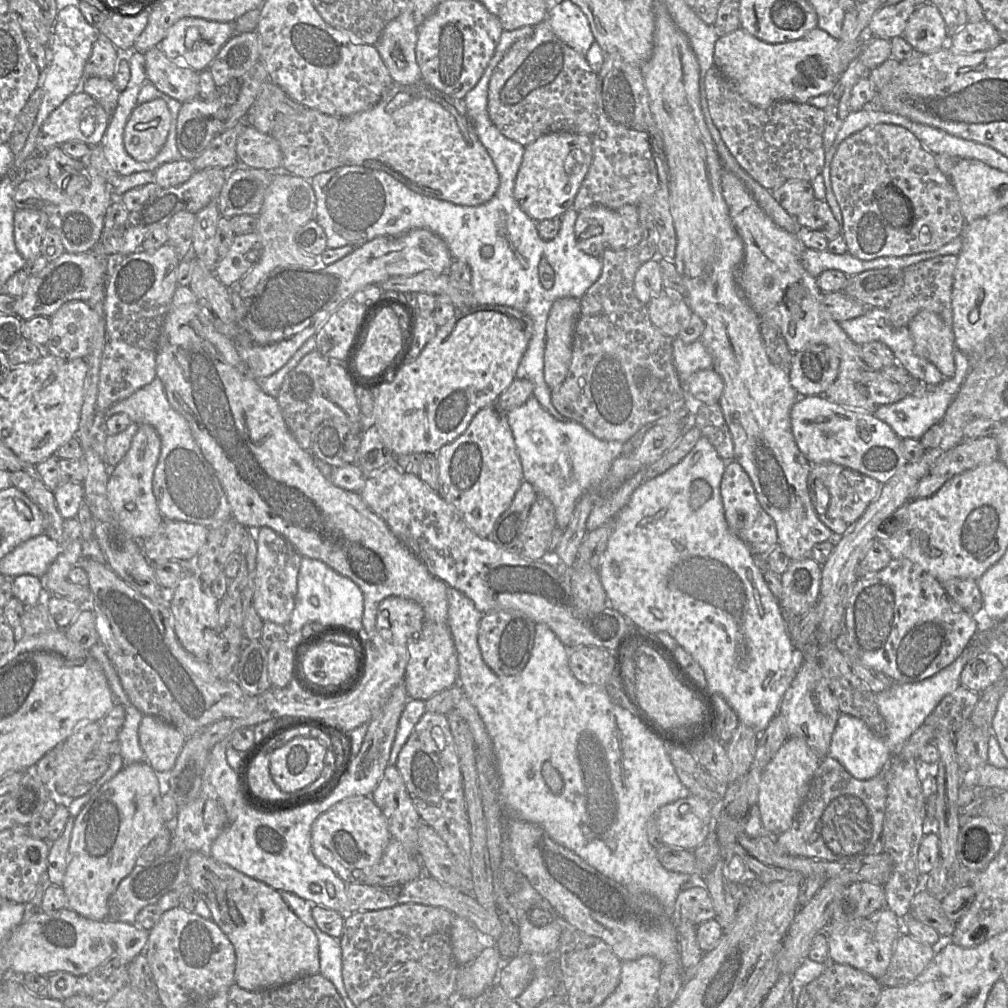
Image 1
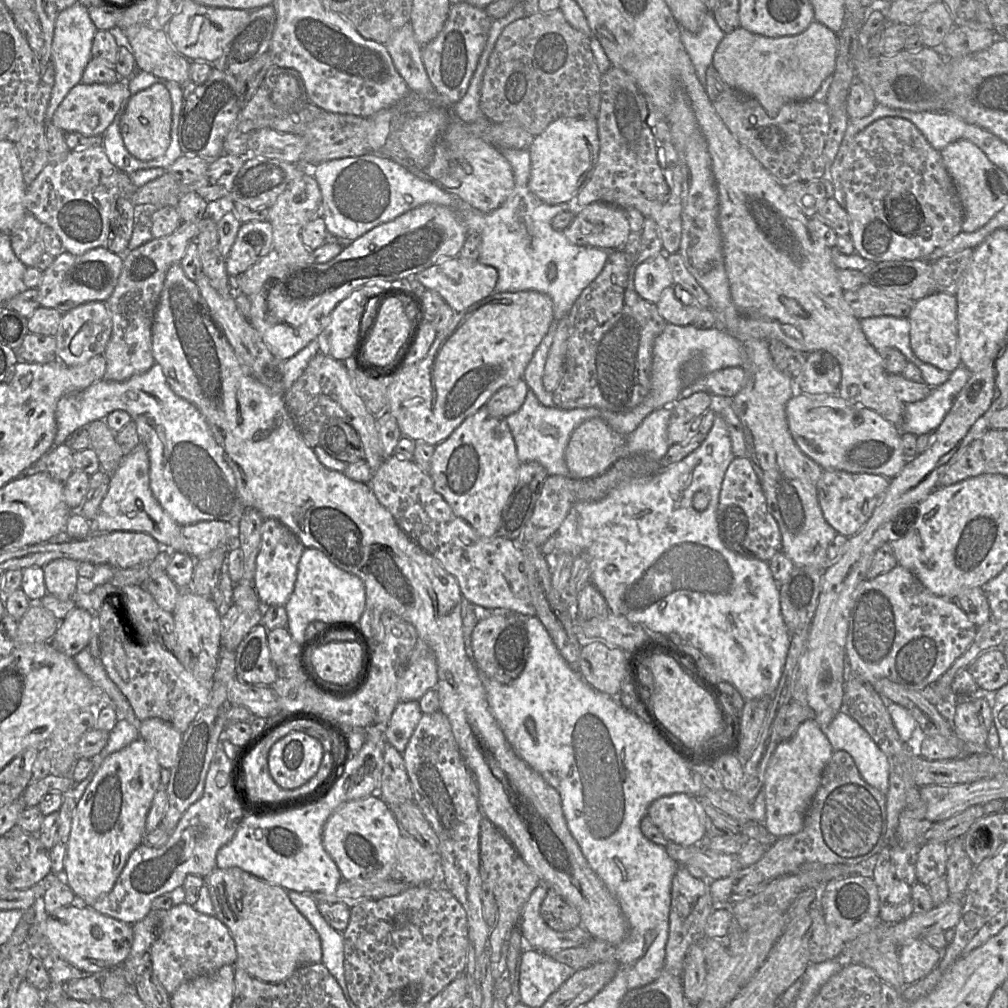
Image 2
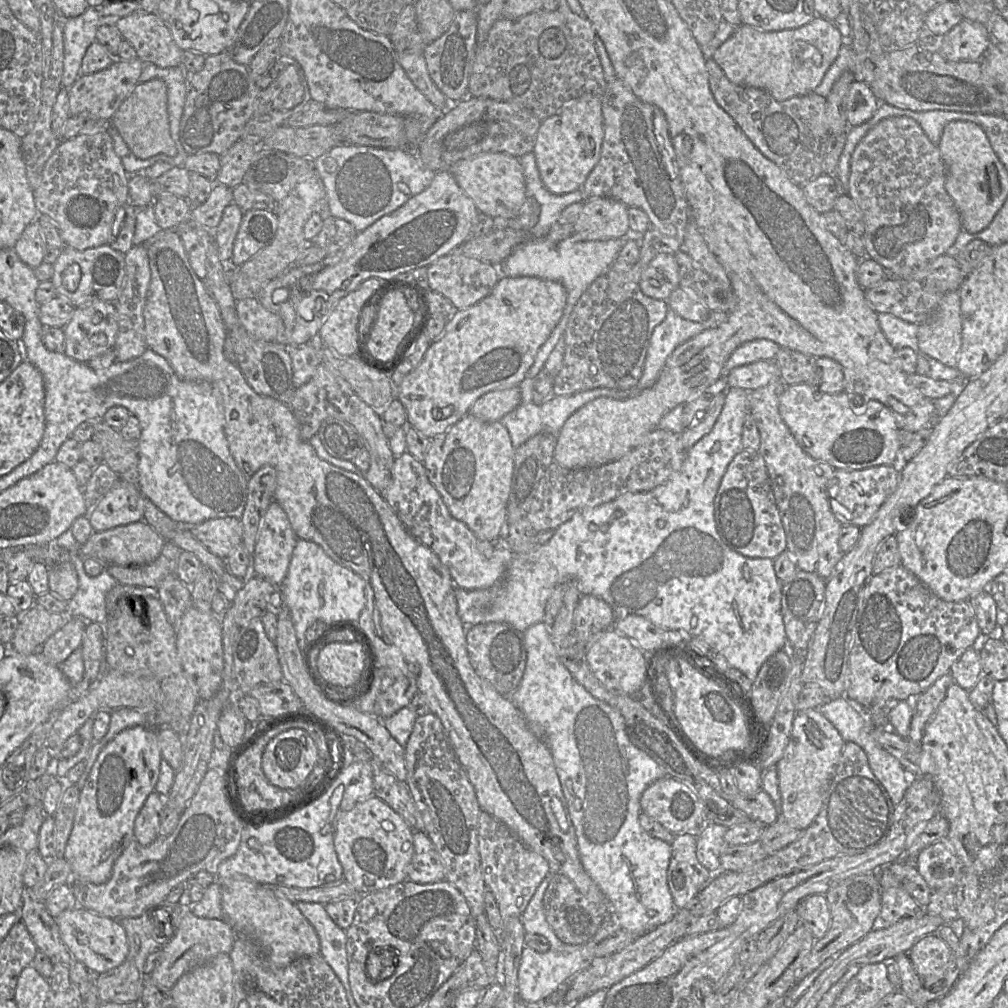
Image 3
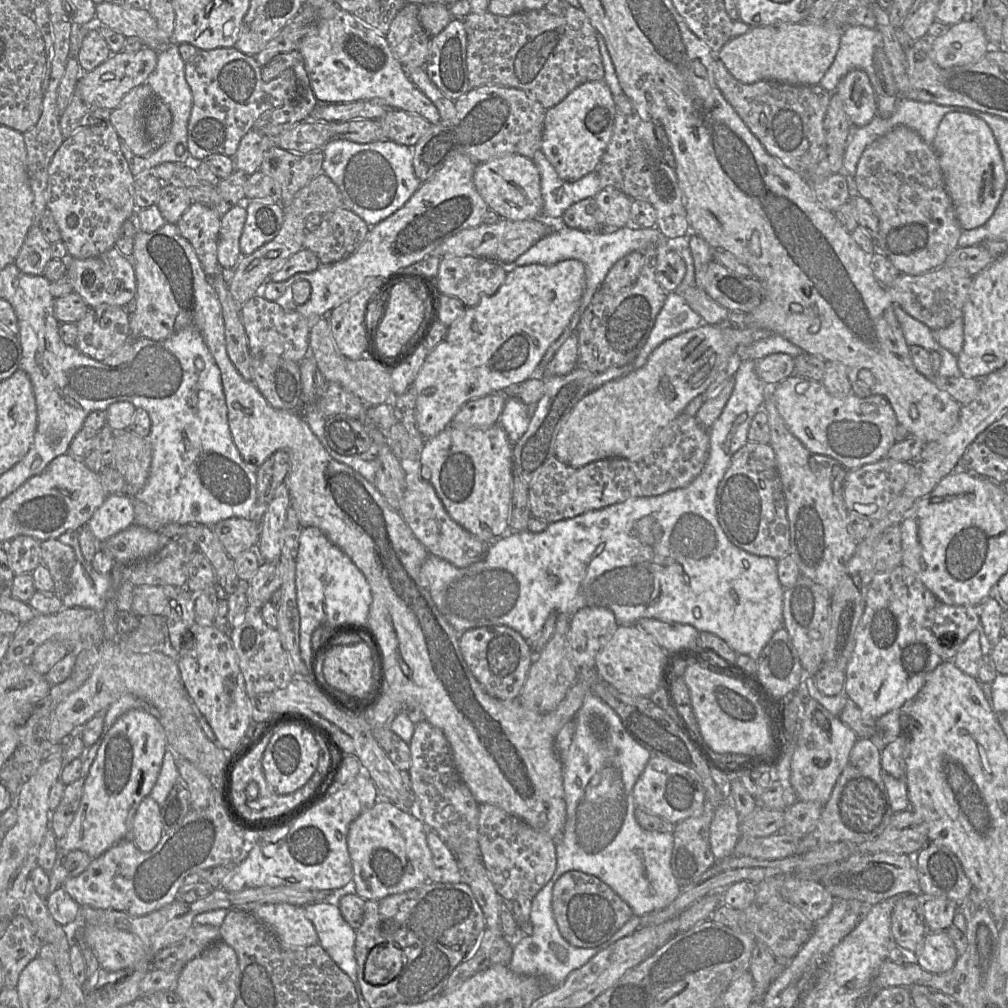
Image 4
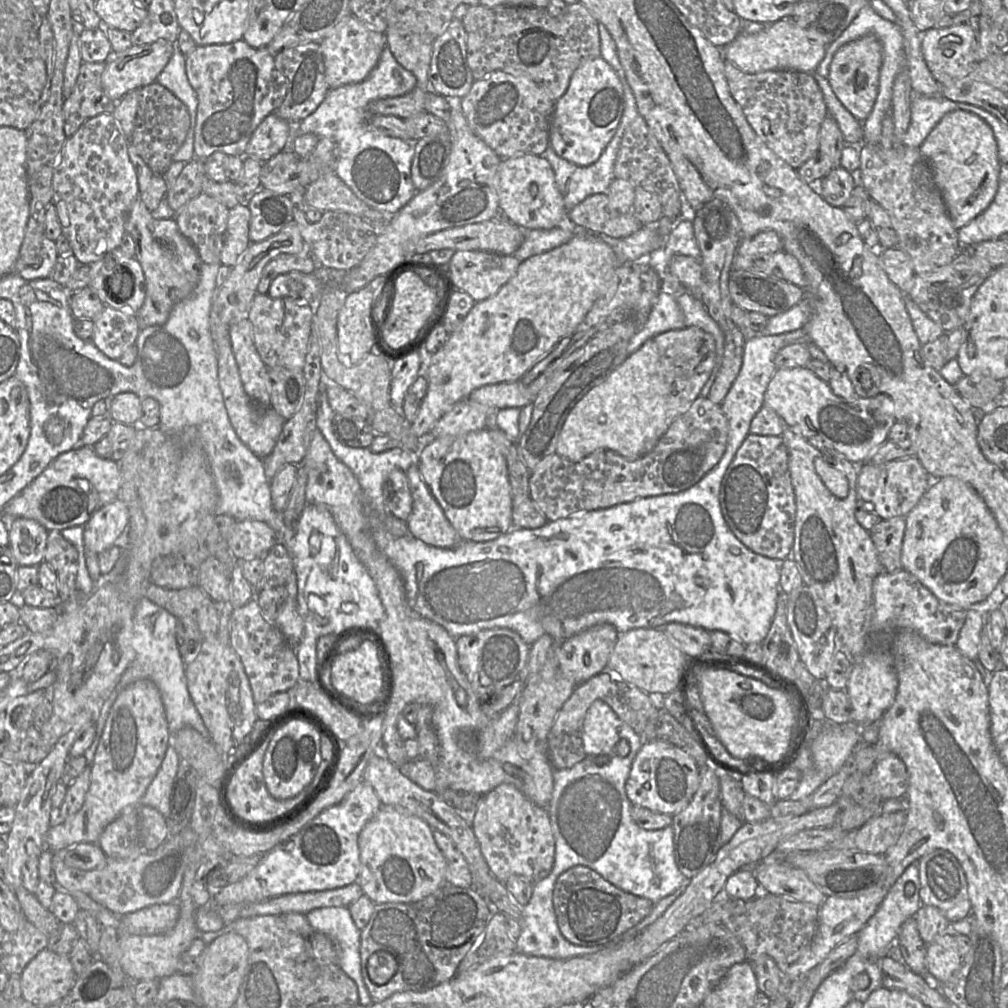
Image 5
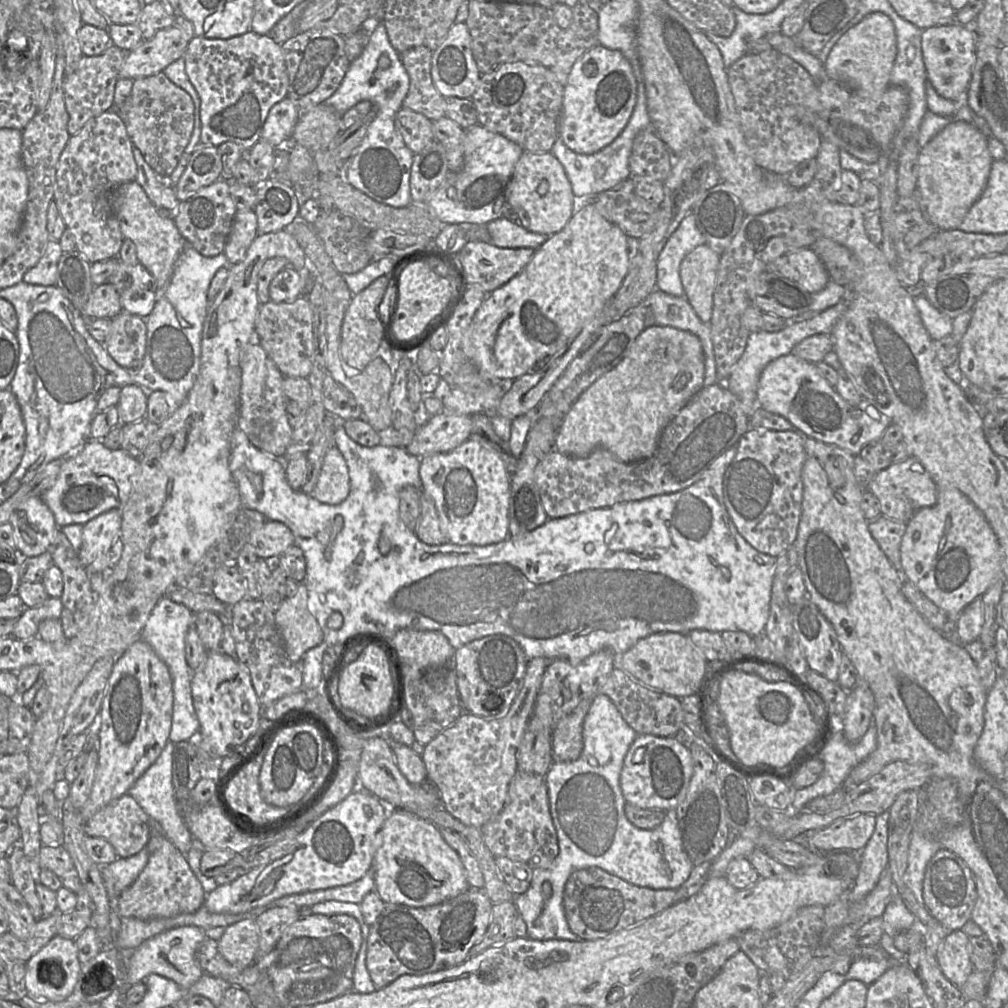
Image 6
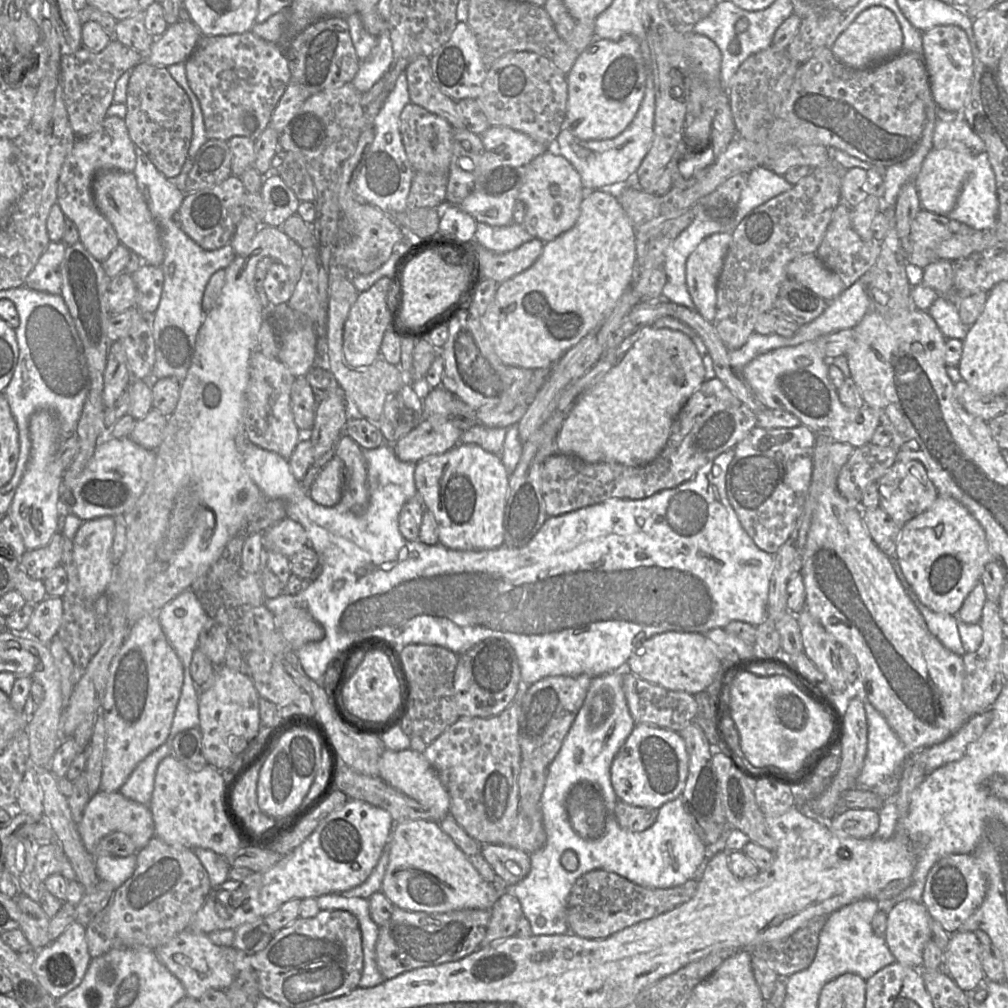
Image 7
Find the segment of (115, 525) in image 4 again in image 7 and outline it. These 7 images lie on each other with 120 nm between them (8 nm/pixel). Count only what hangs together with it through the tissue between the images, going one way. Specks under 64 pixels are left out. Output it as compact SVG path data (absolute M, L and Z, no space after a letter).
M102 516L84 521L77 530L73 543L73 559L78 571L83 594L88 601L94 602L101 594L106 593L114 577L115 566L112 559L112 545L115 534L115 518Z

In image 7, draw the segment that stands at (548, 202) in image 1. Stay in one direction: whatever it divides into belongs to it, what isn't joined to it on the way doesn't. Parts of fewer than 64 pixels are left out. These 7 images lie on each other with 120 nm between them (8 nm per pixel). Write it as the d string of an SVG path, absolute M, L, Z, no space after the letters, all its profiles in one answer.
M626 35L618 41L595 38L567 73L568 98L563 128L584 141L612 139L634 118L645 92L646 65L637 40Z

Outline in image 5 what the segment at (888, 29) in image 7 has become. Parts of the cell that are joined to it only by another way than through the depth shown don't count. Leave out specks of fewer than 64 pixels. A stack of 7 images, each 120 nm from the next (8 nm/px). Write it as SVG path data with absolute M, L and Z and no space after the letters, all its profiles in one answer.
M873 34L841 46L834 54L829 66L828 81L843 106L859 121L870 115L878 94L882 44Z

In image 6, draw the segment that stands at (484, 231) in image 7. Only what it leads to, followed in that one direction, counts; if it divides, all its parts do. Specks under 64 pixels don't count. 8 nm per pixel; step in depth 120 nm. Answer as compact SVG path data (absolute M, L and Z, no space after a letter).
M499 218L486 224L489 242L499 248L530 248L537 250L549 236L530 232L520 225Z

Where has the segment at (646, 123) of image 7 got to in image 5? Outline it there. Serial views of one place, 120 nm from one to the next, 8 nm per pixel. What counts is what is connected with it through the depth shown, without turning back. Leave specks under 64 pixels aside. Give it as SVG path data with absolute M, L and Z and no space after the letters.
M623 83L624 98L626 100L626 108L623 111L619 126L617 127L616 133L613 135L612 139L601 153L599 159L589 166L578 166L575 165L560 156L558 156L550 145L546 150L540 155L543 156L551 165L556 185L559 192L561 193L564 201L564 206L567 211L572 209L577 204L581 203L585 198L597 193L606 193L610 183L615 179L614 176L614 164L616 161L617 153L620 147L620 143L623 134L629 124L638 116L638 110L636 106L636 101L634 94L628 83Z

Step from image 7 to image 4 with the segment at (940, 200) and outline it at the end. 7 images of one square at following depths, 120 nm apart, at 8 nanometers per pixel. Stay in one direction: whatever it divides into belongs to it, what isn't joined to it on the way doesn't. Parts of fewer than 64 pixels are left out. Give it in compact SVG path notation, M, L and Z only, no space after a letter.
M950 112L942 118L931 146L938 156L960 228L971 230L982 226L994 213L1007 182L1007 172L991 128L976 116Z

